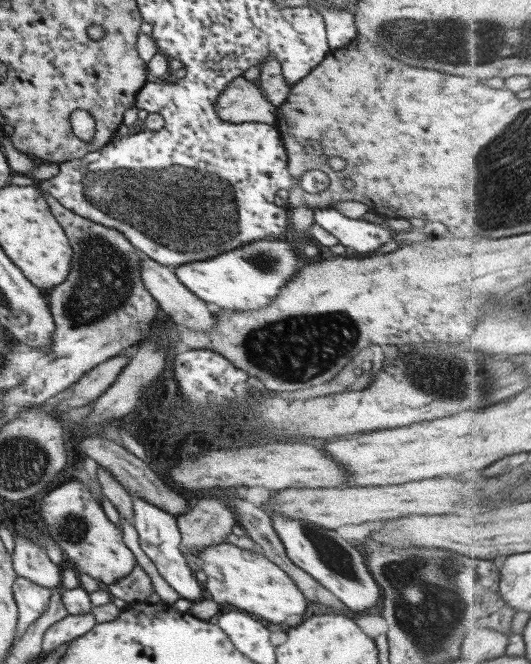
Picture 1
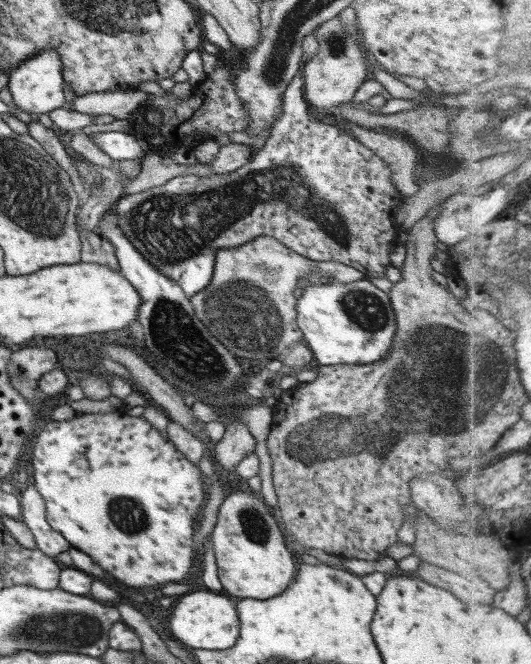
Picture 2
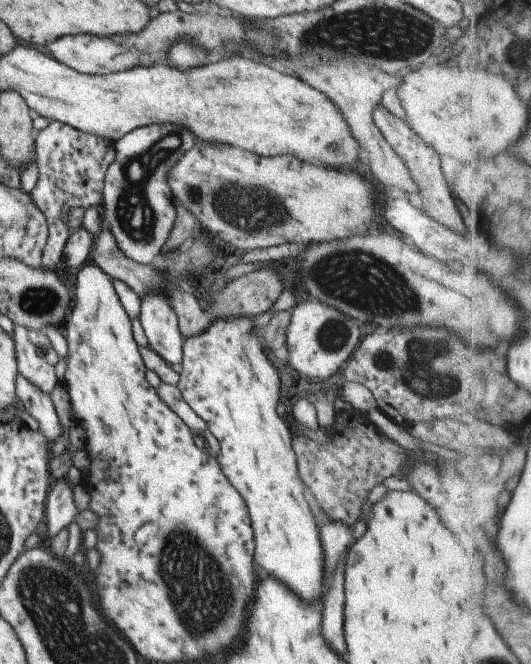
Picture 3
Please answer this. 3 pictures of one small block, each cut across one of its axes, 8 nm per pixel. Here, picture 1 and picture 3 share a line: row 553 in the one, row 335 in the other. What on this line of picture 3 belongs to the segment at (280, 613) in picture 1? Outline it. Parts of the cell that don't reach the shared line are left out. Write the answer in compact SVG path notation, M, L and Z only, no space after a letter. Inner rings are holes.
M237 317L233 320L213 320L203 334L183 342L183 360L180 362L182 372L177 388L192 411L204 420L214 438L218 438L220 468L224 476L230 480L230 484L246 500L256 538L254 562L268 576L280 580L290 592L299 597L300 601L310 605L323 596L324 552L320 532L312 516L312 510L308 508L308 502L304 498L302 480L296 468L297 457L291 446L293 430L288 430L292 423L288 420L286 426L286 422L276 412L276 406L279 404L279 376L262 350L262 330L252 331L252 321L255 319Z

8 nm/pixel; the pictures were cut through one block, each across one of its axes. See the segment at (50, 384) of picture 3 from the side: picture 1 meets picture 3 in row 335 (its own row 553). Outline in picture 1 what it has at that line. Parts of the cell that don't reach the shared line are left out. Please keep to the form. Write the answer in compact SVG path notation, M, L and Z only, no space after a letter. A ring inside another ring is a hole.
M15 533L11 556L18 577L28 578L52 591L61 587L61 568L49 560L44 547L36 545L32 538Z

